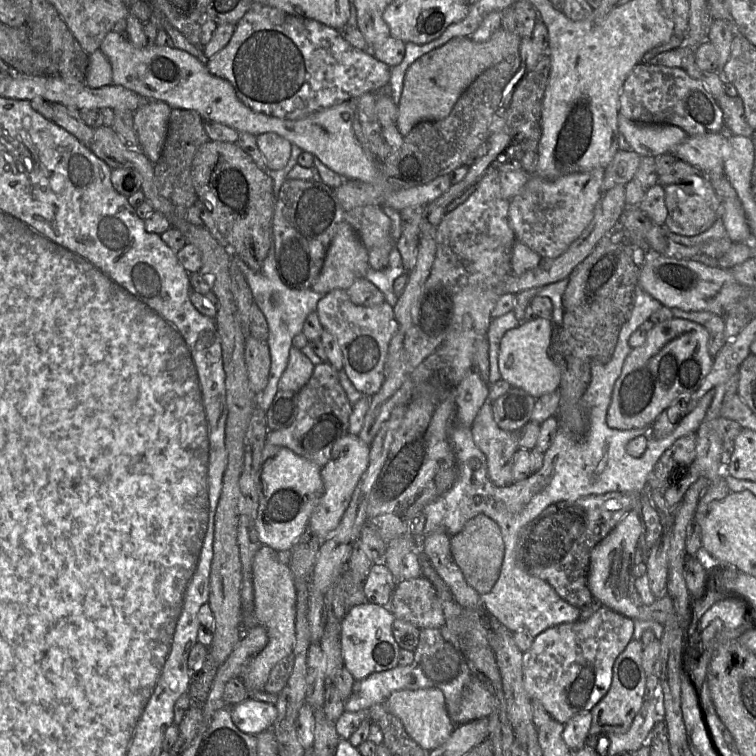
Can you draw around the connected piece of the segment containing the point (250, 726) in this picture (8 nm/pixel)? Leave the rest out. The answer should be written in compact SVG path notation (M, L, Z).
M247 697L237 705L231 706L231 719L244 733L257 735L271 729L277 717L274 704Z

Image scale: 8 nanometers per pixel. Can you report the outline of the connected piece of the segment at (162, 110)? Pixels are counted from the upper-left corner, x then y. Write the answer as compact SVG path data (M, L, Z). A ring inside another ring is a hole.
M144 101L133 113L140 148L153 164L162 155L171 110L170 106L162 101Z

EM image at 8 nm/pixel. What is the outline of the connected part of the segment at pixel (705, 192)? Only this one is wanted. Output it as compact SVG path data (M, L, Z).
M706 175L688 176L683 182L665 186L667 217L665 228L670 234L696 236L709 229L718 217L722 200Z

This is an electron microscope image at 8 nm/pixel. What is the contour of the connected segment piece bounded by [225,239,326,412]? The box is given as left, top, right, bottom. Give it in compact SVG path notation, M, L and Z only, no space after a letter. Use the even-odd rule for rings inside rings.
M274 239L272 240L271 248L263 262L262 268L259 271L252 270L234 253L229 245L225 249L231 257L231 262L238 267L247 280L254 303L260 308L268 324L269 333L267 343L271 356L270 373L268 384L265 389L258 394L257 399L257 405L266 412L279 390L278 382L288 365L289 352L293 346L293 338L297 334L302 333L303 325L307 316L310 313L317 311L319 300L326 294L318 293L311 288L305 290L292 289L282 283L275 268Z

